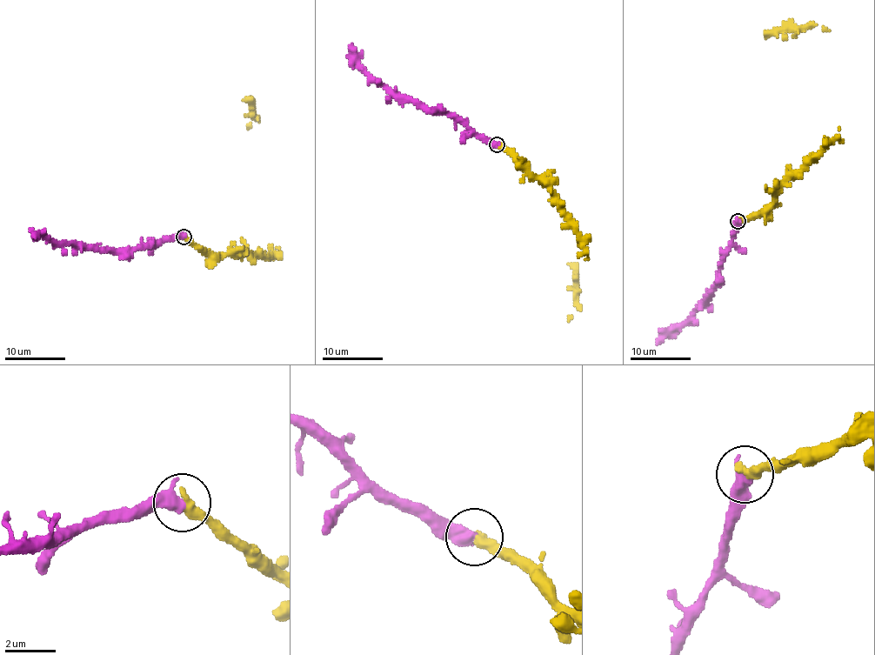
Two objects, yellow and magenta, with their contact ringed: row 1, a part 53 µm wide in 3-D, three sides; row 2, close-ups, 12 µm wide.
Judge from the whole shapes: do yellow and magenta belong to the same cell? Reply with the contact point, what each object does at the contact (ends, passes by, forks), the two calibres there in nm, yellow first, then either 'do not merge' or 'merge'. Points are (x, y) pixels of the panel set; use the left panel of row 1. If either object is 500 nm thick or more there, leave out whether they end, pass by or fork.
(183, 237) | 420/550 nm | merge

